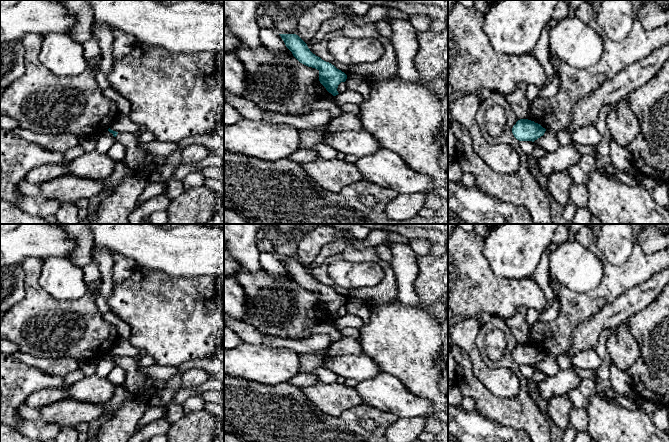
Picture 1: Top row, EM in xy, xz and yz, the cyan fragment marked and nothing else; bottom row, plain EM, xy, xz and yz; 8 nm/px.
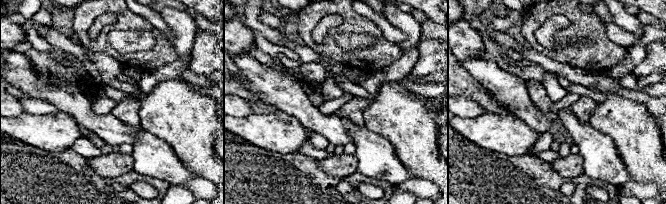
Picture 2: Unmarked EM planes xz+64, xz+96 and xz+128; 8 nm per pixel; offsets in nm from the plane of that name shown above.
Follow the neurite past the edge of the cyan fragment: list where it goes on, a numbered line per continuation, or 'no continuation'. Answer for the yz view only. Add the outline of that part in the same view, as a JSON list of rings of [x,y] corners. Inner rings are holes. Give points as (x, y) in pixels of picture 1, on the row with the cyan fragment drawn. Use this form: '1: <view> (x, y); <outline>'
no continuation

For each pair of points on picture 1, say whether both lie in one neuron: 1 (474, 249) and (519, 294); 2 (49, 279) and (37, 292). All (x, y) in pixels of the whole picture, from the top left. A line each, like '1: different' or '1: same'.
1: same
2: different

